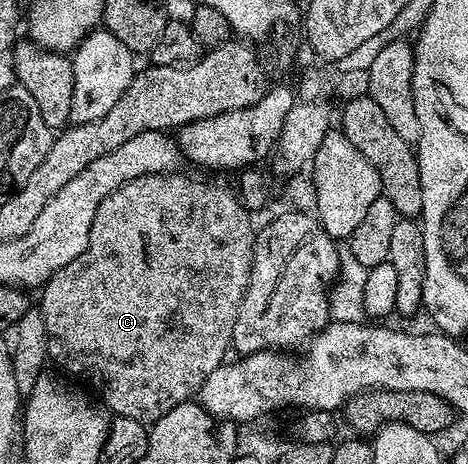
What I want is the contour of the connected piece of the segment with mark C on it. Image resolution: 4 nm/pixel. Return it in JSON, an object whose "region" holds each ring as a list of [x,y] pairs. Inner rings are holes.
{"region":[[[179,174],[137,177],[121,185],[121,189],[109,193],[109,197],[101,201],[97,217],[93,217],[93,225],[89,229],[89,245],[85,253],[81,253],[81,257],[69,261],[69,265],[53,273],[51,280],[44,283],[41,288],[43,294],[41,310],[45,330],[48,333],[47,353],[50,362],[52,364],[55,362],[60,367],[58,368],[60,372],[68,371],[63,373],[84,379],[88,383],[86,386],[98,396],[112,416],[129,417],[144,425],[155,423],[161,417],[165,417],[169,409],[198,396],[205,377],[209,377],[209,373],[213,373],[213,369],[220,367],[228,358],[227,347],[229,351],[232,346],[233,329],[239,316],[239,306],[251,276],[251,262],[257,234],[256,224],[251,224],[252,212],[244,206],[236,192],[234,195],[233,192],[217,187],[213,183],[202,183],[199,179],[190,179],[187,175]]]}

